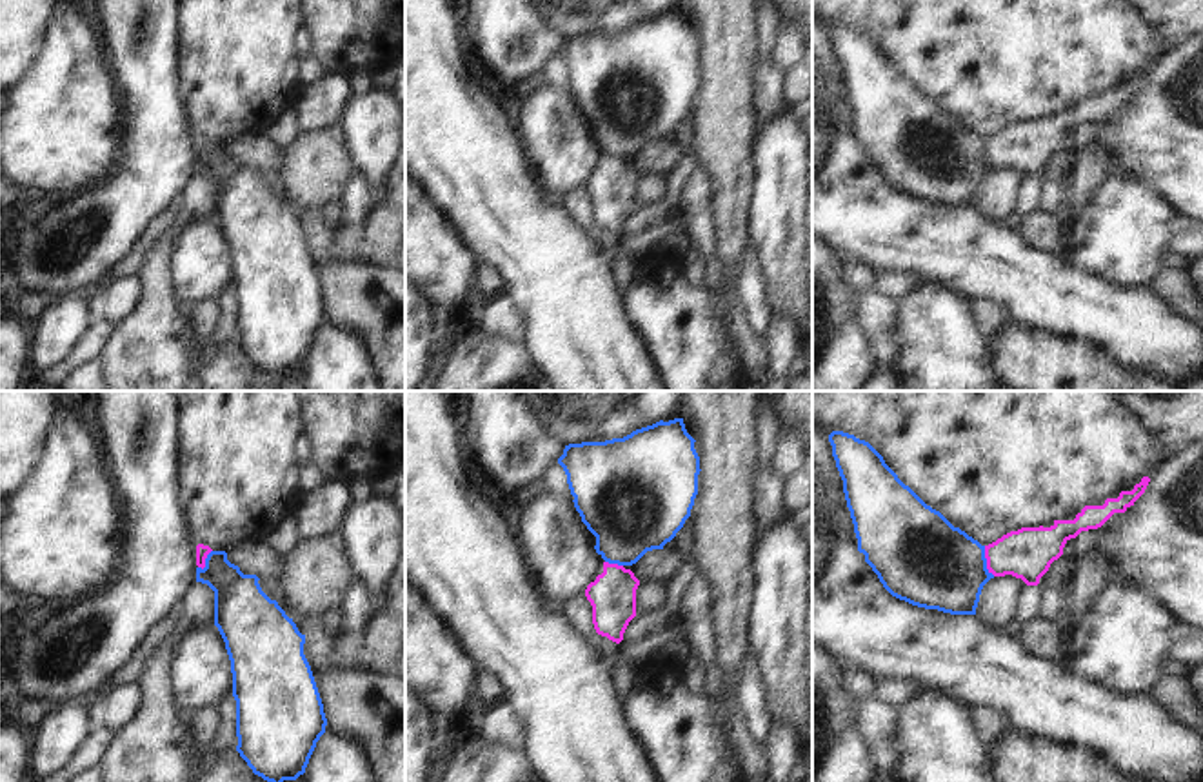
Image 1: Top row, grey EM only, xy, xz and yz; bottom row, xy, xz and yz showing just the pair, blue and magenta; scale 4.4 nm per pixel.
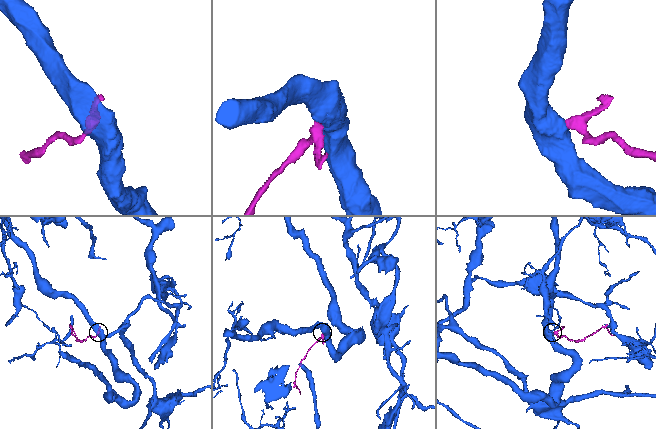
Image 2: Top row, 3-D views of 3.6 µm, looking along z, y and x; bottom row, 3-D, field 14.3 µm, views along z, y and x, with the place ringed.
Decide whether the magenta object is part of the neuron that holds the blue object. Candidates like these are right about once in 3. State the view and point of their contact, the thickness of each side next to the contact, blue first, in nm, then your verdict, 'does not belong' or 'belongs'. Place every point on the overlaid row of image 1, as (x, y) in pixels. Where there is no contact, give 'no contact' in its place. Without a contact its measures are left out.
meets blue in yz at (985, 561); 400 nm thick on the blue side, 220 nm on the other; does not belong

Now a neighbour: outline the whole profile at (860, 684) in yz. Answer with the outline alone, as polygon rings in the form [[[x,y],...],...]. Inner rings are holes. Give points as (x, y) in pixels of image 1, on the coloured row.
[[[845,666],[843,680],[845,680],[845,687],[850,691],[854,700],[860,702],[863,698],[874,697],[878,682],[872,677],[869,677],[867,673]]]

